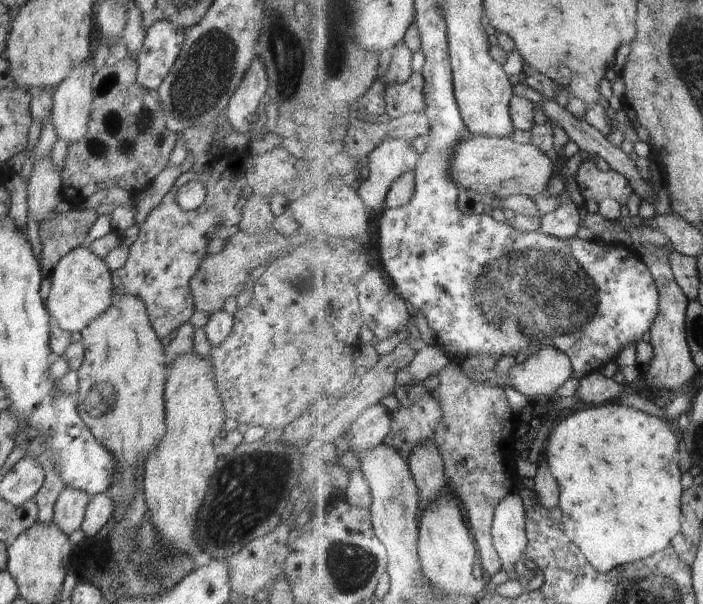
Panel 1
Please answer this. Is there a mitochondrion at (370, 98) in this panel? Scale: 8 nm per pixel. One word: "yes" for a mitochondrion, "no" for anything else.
no

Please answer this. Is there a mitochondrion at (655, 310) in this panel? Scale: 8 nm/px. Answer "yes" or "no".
no

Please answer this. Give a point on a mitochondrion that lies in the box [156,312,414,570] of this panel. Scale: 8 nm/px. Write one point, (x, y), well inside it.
(237, 489)

